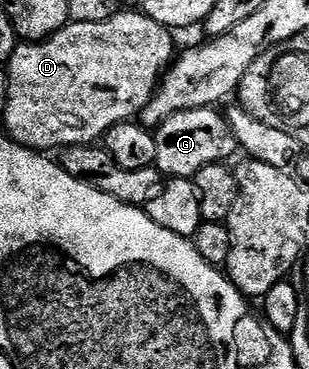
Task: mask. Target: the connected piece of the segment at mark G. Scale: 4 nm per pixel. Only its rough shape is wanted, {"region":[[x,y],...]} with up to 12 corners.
{"region":[[204,106],[156,127],[155,165],[196,179],[239,147],[228,117]]}

